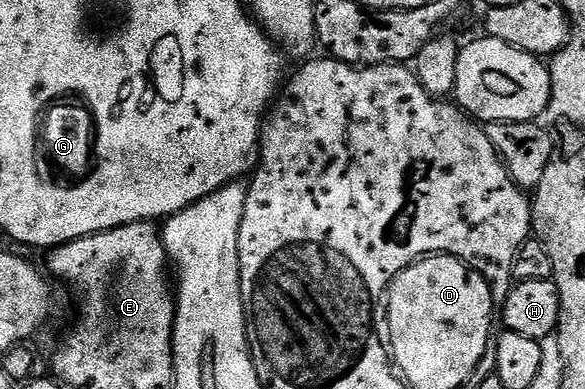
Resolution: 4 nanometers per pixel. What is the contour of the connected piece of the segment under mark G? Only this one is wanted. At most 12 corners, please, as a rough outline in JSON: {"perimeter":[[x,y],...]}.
{"perimeter":[[85,91],[43,99],[34,114],[38,183],[86,183],[88,130]]}

